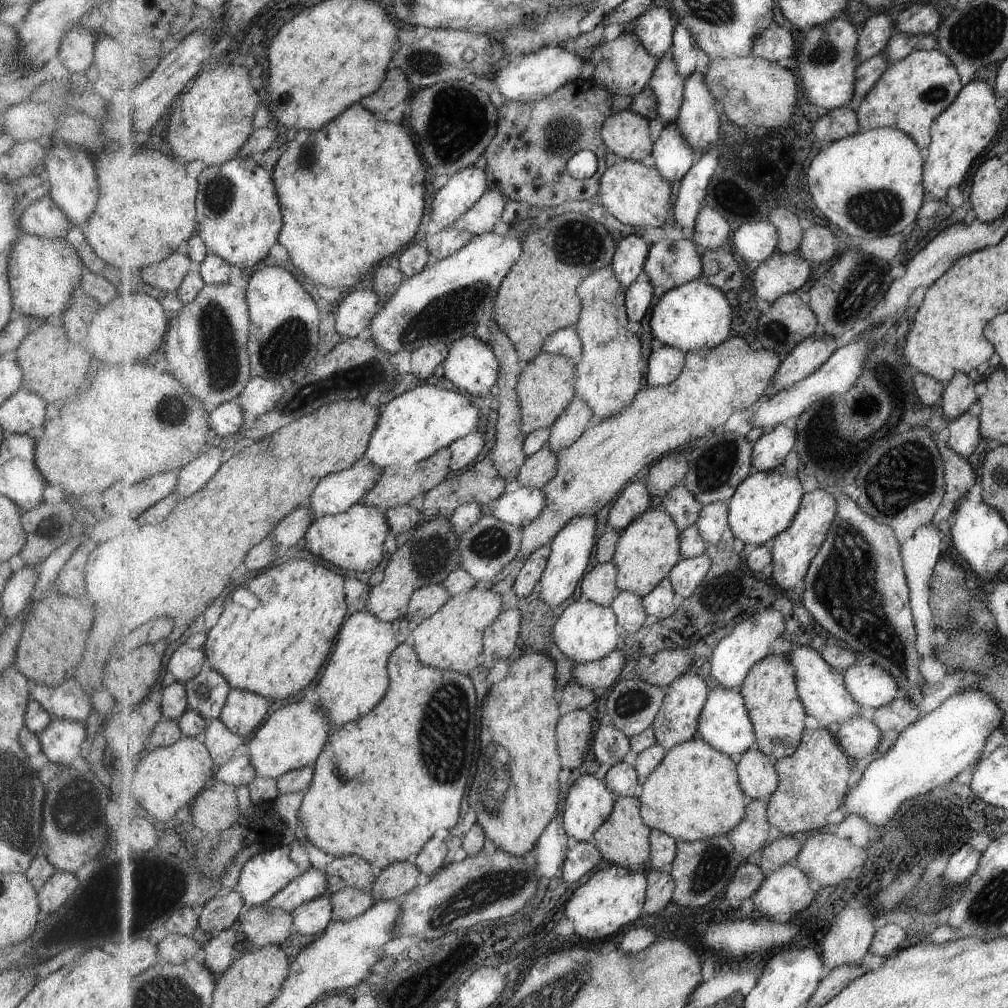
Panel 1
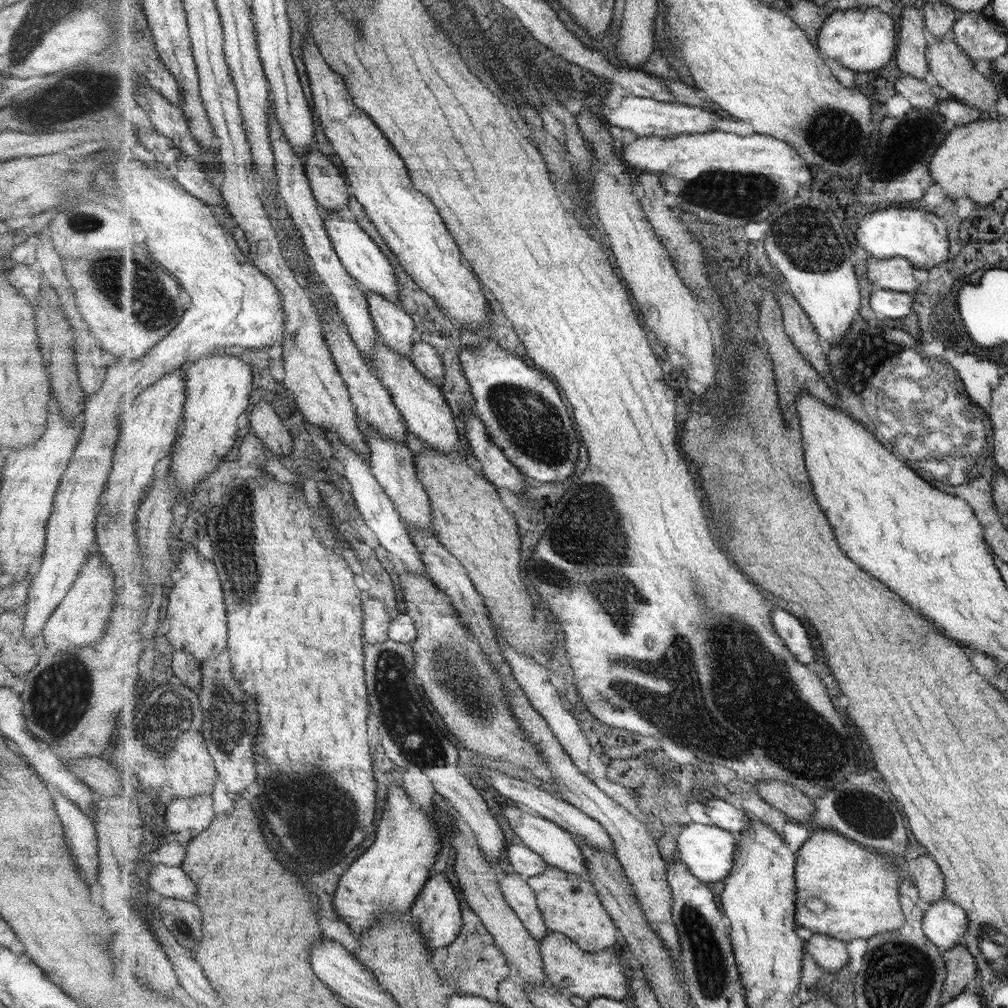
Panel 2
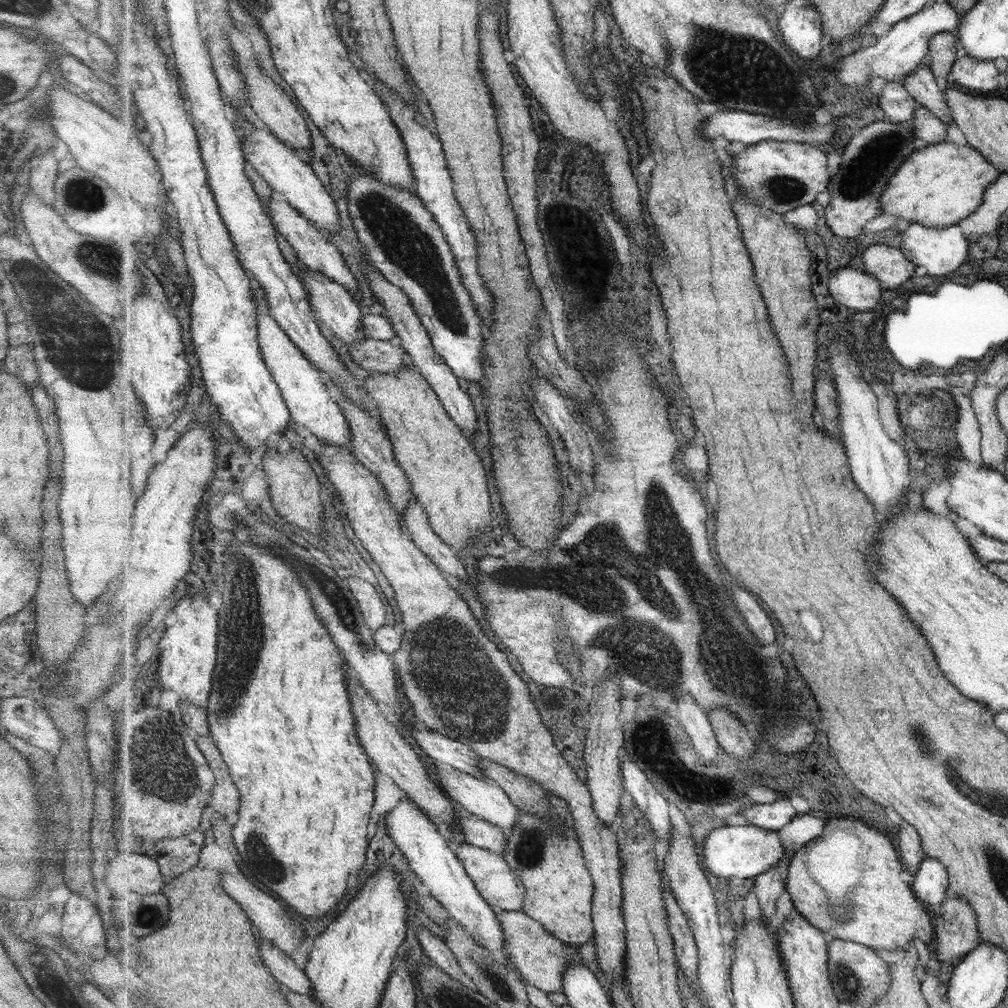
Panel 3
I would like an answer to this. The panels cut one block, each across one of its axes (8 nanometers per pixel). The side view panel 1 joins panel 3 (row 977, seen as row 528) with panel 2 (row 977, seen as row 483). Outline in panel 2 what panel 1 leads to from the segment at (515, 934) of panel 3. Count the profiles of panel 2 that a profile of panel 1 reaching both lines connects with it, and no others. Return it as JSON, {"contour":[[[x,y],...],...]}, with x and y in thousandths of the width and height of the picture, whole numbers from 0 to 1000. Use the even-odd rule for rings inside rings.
{"contour":[[[545,923],[543,929],[535,934],[537,934],[537,947],[539,947],[543,971],[561,988],[572,987],[581,993],[600,988],[625,994],[624,968],[622,968],[622,964],[616,956],[616,950],[610,942],[600,941],[592,945],[582,944],[565,929],[549,923]]]}

